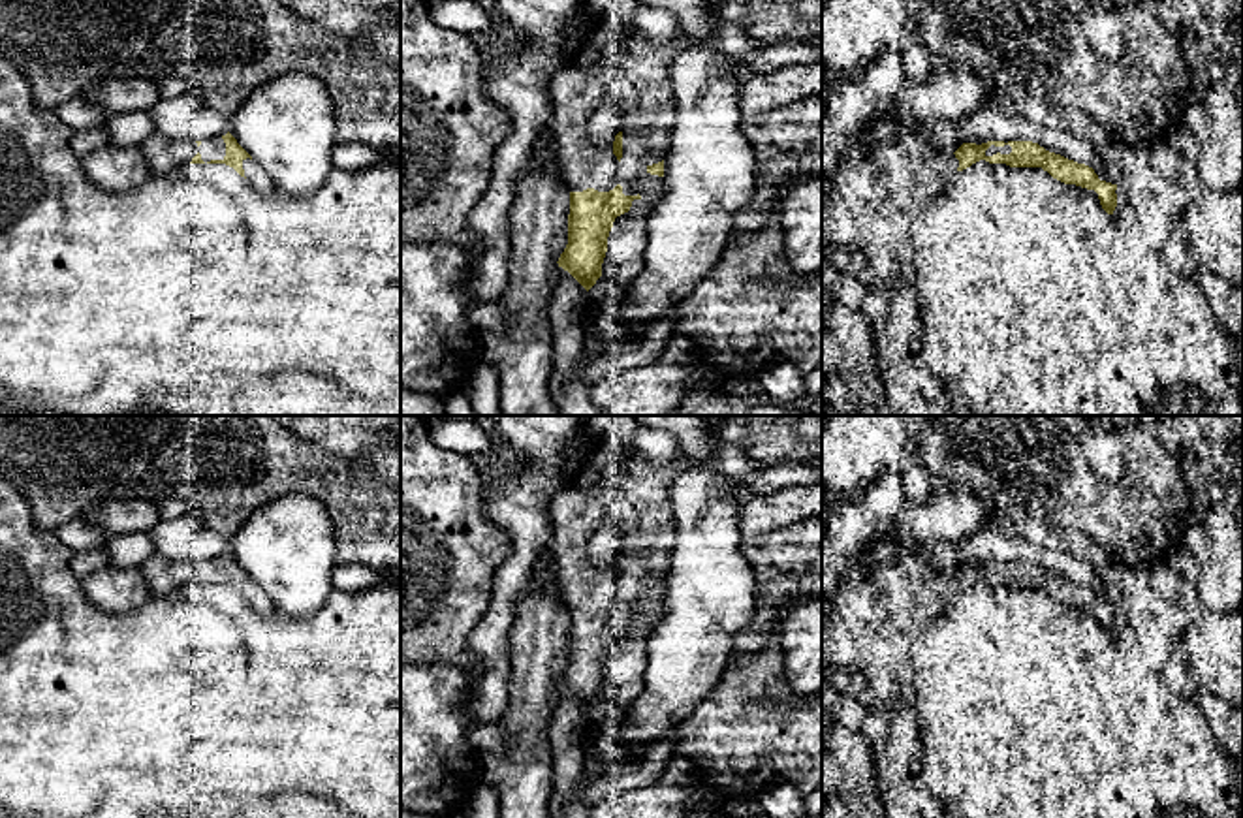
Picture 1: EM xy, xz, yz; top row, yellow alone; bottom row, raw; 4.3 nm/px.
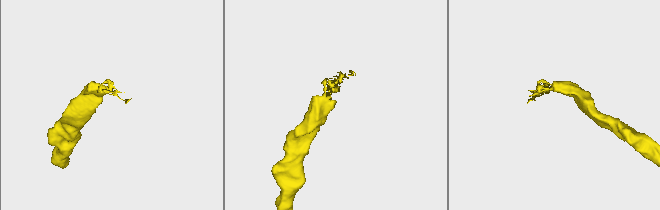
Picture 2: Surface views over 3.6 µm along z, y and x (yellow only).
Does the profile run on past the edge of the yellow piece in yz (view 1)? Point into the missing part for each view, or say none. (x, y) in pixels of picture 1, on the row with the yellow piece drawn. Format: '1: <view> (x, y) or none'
1: yz (888, 175)

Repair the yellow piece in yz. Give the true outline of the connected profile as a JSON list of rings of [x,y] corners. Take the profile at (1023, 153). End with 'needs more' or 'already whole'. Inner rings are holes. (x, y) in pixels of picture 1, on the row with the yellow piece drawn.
[[[888,115],[848,141],[831,173],[829,214],[837,246],[889,252],[901,280],[908,284],[910,224],[936,201],[957,171],[980,160],[1042,167],[1064,184],[1094,190],[1108,214],[1117,207],[1117,184],[1100,181],[1093,167],[1038,143],[963,143],[955,152],[944,152],[931,147],[920,130]]]; needs more

